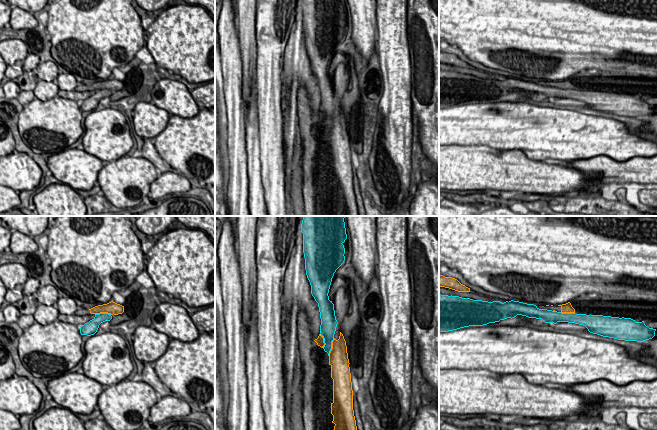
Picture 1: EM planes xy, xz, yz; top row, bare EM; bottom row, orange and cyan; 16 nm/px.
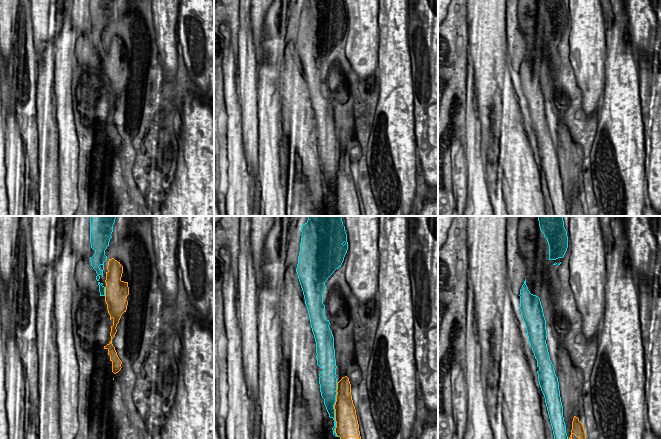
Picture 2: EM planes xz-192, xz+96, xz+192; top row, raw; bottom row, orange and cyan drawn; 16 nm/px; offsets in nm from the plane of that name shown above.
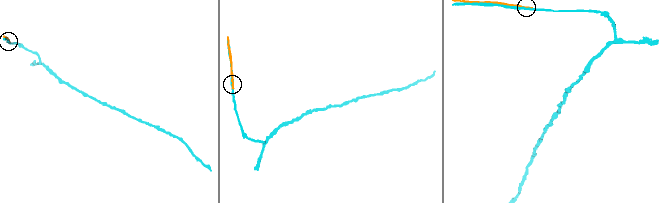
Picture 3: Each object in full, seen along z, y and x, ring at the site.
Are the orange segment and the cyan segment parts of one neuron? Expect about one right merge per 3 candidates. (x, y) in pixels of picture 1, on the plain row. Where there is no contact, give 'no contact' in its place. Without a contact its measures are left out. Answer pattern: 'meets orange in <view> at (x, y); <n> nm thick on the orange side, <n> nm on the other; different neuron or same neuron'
meets orange in xz at (332, 123); 320 nm thick on the orange side, 200 nm on the other; different neuron

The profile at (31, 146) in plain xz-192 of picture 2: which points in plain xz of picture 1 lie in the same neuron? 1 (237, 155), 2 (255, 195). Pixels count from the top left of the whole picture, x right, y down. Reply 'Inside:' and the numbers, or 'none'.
Inside: 2

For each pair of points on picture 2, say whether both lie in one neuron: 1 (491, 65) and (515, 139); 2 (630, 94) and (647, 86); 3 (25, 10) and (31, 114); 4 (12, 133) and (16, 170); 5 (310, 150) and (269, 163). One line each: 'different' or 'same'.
1: same
2: different
3: same
4: same
5: different

